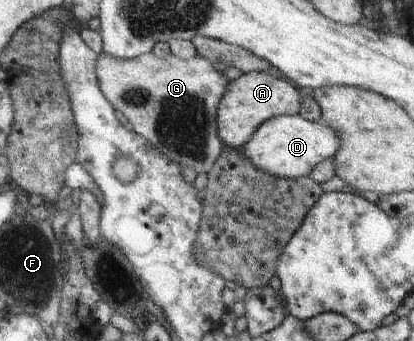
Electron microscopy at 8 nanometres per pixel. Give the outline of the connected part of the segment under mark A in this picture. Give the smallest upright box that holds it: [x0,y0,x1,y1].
[217,72,304,149]

